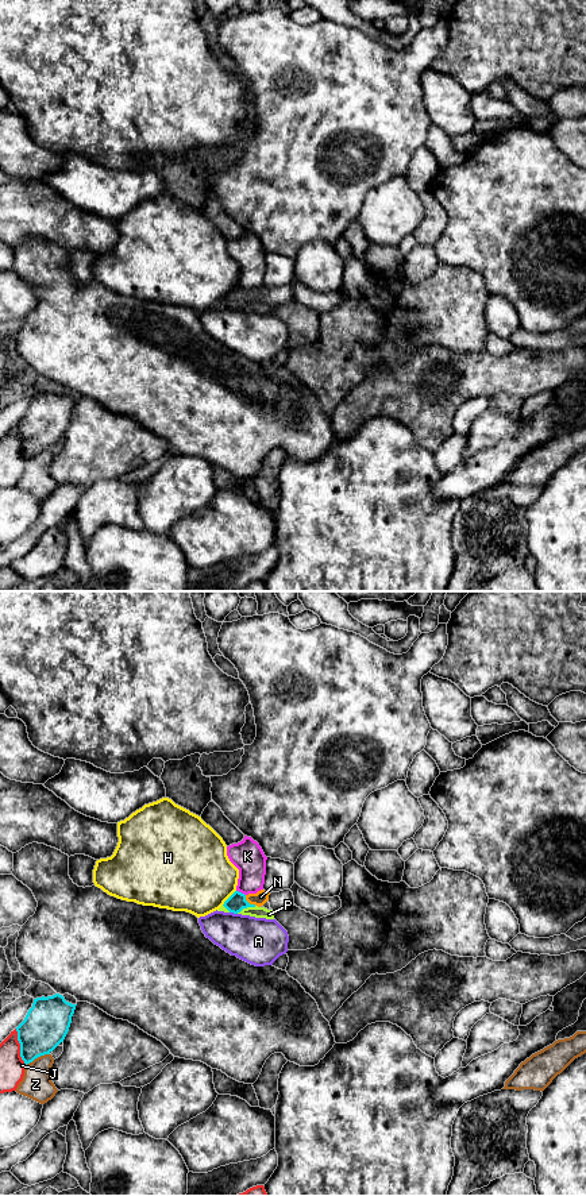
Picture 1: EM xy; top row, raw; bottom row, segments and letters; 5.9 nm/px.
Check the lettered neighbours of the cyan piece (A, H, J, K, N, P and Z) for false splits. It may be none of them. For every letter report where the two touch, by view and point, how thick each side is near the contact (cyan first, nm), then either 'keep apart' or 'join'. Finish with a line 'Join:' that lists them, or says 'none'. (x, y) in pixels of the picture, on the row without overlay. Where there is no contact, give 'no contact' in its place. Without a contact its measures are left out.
A: xy (234, 308) | 110/280 nm | keep apart
H: xy (228, 293) | 110/440 nm | keep apart
J: xy (20, 442) | 260/150 nm | keep apart
K: xy (241, 288) | 110/190 nm | keep apart
N: xy (247, 297) | 110/80 nm | join
P: xy (246, 303) | 110/70 nm | keep apart
Z: xy (37, 452) | 260/180 nm | keep apart
Join: N

